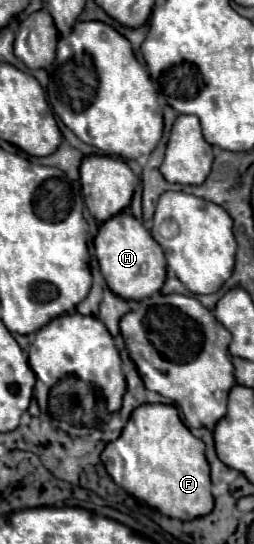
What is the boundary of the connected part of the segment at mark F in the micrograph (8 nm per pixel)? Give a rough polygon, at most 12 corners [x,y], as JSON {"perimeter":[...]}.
{"perimeter":[[174,405],[132,411],[102,463],[166,517],[214,507],[206,445]]}

